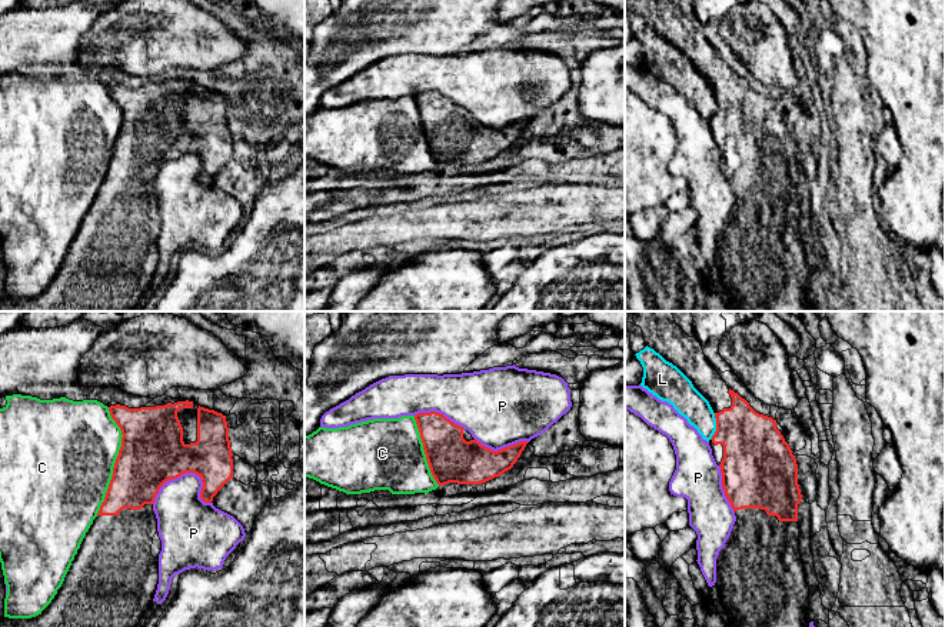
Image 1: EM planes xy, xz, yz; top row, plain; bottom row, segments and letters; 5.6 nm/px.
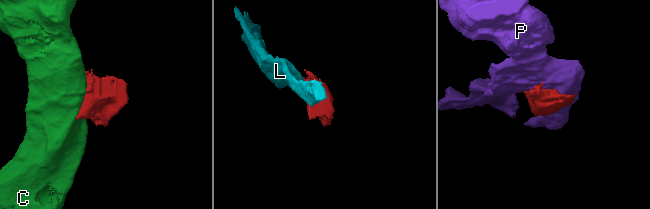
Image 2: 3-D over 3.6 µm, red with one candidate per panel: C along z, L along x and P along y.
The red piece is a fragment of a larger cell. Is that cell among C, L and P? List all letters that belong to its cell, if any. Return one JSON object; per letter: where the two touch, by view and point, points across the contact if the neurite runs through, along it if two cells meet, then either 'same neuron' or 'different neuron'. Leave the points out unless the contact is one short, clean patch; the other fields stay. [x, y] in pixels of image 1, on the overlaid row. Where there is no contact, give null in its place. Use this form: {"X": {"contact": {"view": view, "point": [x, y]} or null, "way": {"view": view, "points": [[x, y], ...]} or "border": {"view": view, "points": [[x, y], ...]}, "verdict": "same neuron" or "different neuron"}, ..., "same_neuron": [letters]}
{"C": {"contact": {"view": "xy", "point": [116, 462]}, "verdict": "different neuron"}, "L": {"contact": {"view": "yz", "point": [716, 426]}, "border": {"view": "yz", "points": [[715, 413], [715, 433], [709, 439]]}, "verdict": "different neuron"}, "P": {"contact": {"view": "xy", "point": [186, 472]}, "verdict": "different neuron"}, "same_neuron": []}

